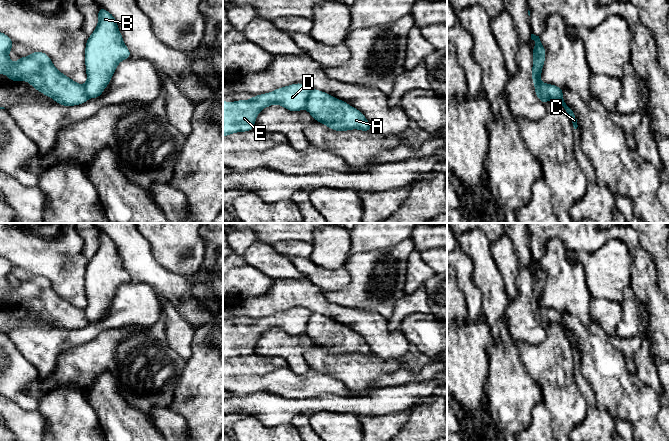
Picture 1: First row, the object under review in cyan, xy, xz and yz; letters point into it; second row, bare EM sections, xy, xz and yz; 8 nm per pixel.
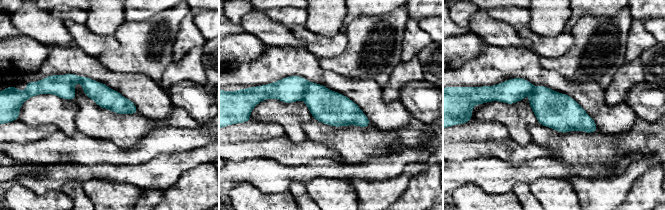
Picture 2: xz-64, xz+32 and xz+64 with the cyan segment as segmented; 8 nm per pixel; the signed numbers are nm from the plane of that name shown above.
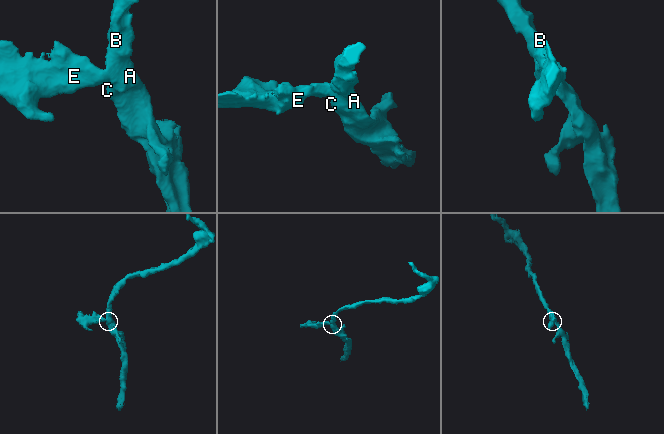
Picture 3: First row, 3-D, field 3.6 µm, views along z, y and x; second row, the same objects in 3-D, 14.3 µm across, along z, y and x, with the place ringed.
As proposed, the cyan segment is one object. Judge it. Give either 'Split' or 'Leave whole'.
Split

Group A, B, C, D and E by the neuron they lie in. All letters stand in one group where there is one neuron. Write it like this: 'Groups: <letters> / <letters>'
Groups: A B C / D E

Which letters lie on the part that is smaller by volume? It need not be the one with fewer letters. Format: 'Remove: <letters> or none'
Remove: D, E

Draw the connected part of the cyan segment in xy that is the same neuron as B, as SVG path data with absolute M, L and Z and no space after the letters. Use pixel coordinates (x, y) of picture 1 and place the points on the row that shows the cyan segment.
M102 7L97 15L98 24L85 47L87 81L84 86L88 98L100 97L118 64L131 57L114 16Z

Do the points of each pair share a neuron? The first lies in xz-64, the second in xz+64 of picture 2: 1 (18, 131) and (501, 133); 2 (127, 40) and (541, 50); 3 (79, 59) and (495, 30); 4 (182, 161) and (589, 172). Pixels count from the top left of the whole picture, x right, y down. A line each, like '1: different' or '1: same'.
1: same
2: different
3: different
4: same

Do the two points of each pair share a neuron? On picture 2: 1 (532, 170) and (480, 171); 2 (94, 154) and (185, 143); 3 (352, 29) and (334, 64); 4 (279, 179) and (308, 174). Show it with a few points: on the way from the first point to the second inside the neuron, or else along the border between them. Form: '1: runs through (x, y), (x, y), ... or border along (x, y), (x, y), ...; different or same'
1: runs through (519, 171), (493, 171); same
2: runs through (117, 155), (137, 155), (155, 143), (162, 143); same
3: runs through (352, 39), (352, 50), (344, 58); same
4: runs through (286, 174), (301, 174); same

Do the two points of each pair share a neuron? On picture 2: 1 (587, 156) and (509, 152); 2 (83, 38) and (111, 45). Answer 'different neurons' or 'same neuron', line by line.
1: different neurons
2: same neuron

